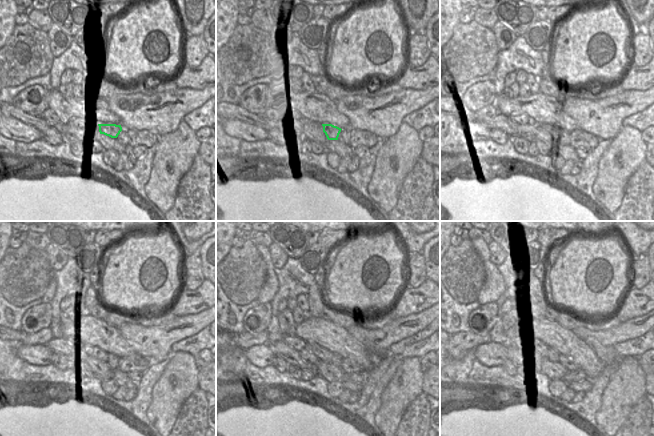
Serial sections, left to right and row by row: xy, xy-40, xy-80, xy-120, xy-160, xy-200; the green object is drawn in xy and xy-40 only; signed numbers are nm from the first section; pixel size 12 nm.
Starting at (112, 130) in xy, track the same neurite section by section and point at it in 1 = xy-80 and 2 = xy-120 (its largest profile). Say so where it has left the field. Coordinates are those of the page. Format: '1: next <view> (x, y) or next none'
1: next xy-80 (553, 130)
2: next xy-120 (96, 352)

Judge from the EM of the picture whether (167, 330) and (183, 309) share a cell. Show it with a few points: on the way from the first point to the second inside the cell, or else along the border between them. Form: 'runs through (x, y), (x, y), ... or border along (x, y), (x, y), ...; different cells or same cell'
border along (200, 311), (194, 314), (174, 316); different cells

